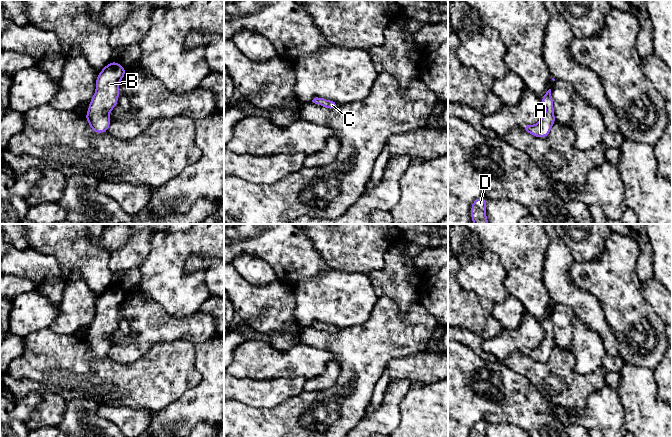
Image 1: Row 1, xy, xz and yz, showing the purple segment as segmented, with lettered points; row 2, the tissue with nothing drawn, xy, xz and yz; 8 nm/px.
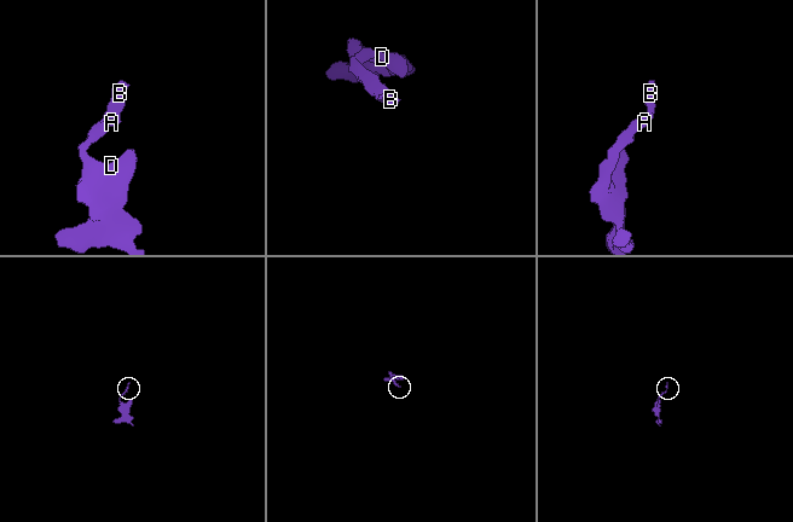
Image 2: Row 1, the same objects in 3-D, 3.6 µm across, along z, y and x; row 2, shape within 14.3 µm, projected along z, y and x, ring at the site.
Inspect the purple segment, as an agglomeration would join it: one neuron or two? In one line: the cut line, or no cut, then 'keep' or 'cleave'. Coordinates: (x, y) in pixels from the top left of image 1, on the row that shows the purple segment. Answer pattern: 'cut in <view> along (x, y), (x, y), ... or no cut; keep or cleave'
no cut; keep

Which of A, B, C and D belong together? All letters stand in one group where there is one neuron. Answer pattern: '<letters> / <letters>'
A B C D

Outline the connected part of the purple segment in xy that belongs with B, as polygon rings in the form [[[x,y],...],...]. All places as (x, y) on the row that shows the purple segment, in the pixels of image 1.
[[[112,61],[98,74],[95,93],[85,115],[93,132],[108,132],[112,122],[109,113],[118,104],[119,83],[124,78],[125,71],[125,67]]]

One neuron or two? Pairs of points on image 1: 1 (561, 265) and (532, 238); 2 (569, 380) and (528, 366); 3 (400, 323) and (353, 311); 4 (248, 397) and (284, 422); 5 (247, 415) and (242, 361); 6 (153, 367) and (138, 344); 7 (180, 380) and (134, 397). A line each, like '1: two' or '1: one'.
1: two
2: one
3: two
4: two
5: two
6: two
7: one

